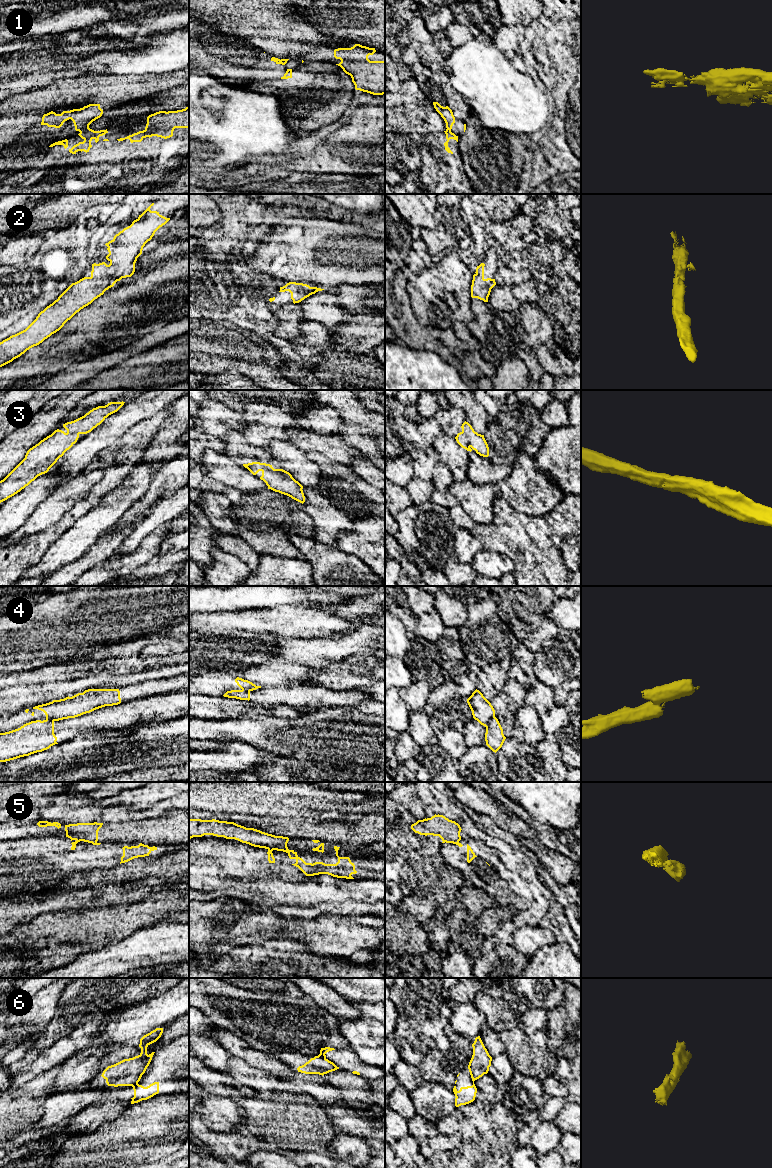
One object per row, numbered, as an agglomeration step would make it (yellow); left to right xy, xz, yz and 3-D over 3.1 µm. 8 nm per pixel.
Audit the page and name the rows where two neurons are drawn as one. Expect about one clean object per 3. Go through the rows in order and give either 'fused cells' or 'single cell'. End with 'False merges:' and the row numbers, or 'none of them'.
1: fused cells
2: single cell
3: single cell
4: fused cells
5: fused cells
6: fused cells
False merges: 1, 4, 5, 6

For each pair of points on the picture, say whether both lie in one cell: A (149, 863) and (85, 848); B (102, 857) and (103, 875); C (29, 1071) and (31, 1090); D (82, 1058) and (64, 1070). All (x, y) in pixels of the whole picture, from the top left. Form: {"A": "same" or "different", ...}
{"A": "different", "B": "different", "C": "different", "D": "same"}

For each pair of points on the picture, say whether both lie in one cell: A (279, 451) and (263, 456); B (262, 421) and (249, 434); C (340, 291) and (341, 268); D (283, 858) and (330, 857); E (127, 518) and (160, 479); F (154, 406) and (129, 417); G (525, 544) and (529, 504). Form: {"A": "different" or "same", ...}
{"A": "different", "B": "same", "C": "different", "D": "same", "E": "same", "F": "same", "G": "different"}

